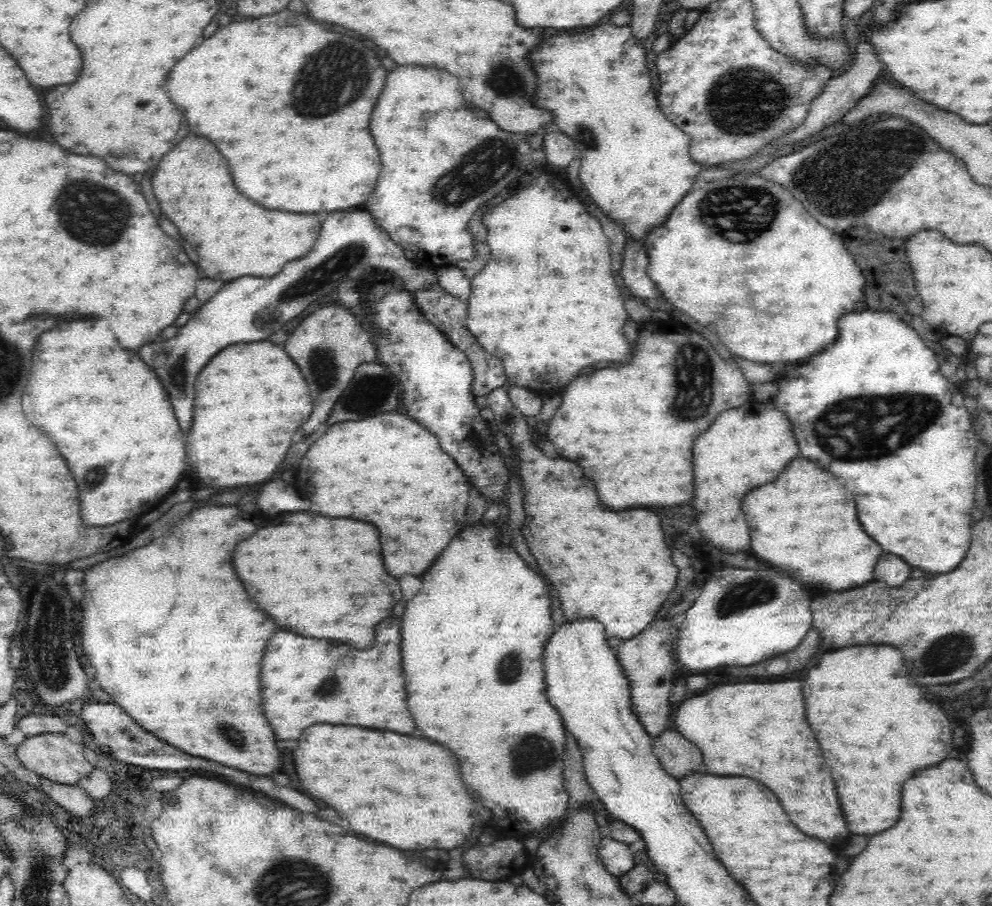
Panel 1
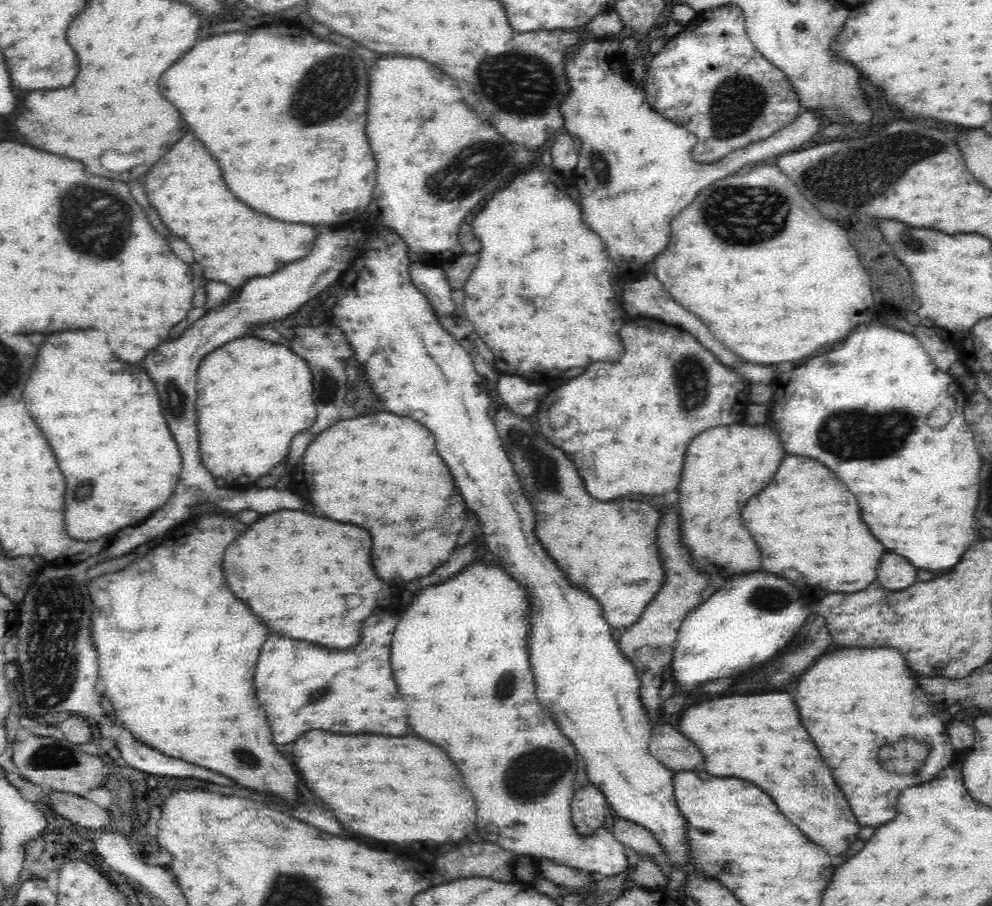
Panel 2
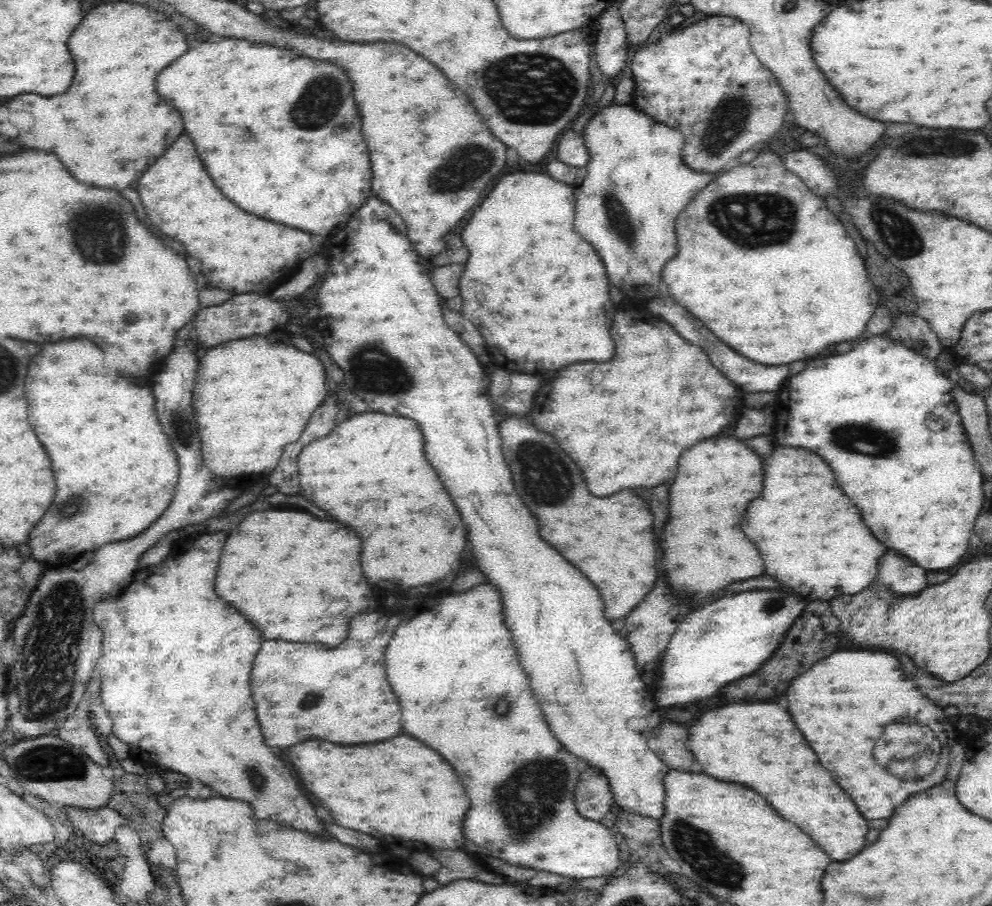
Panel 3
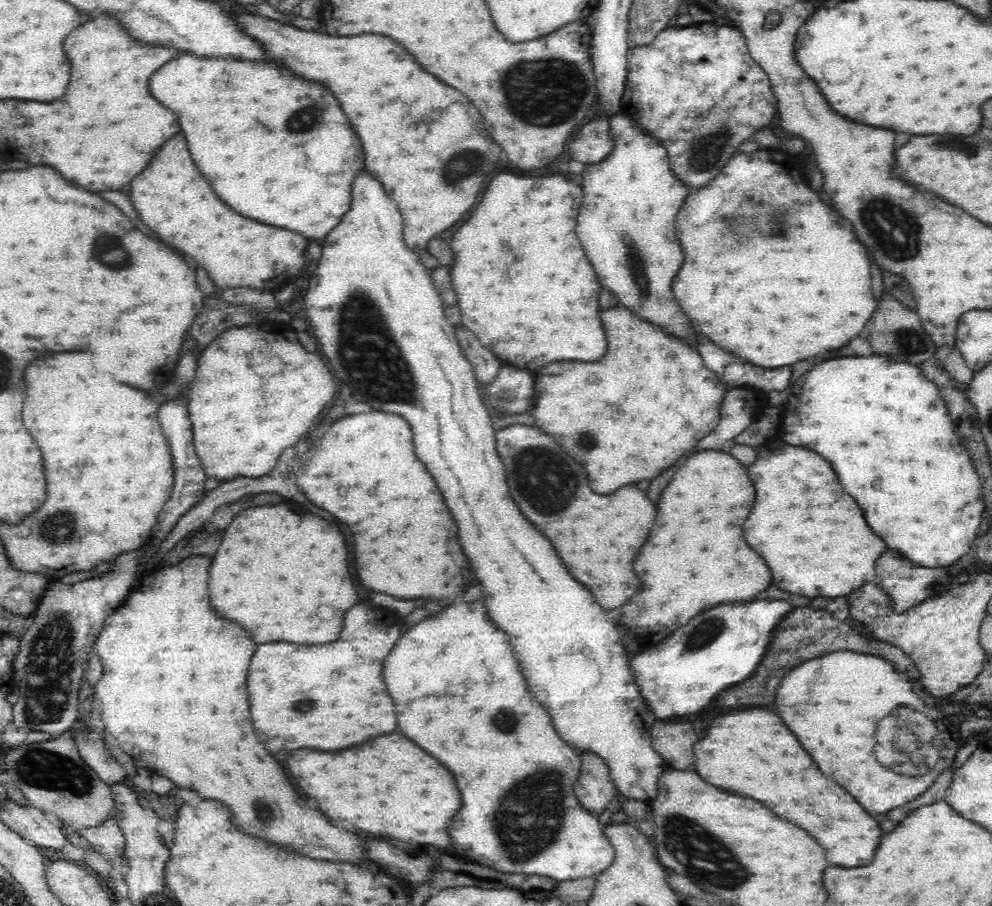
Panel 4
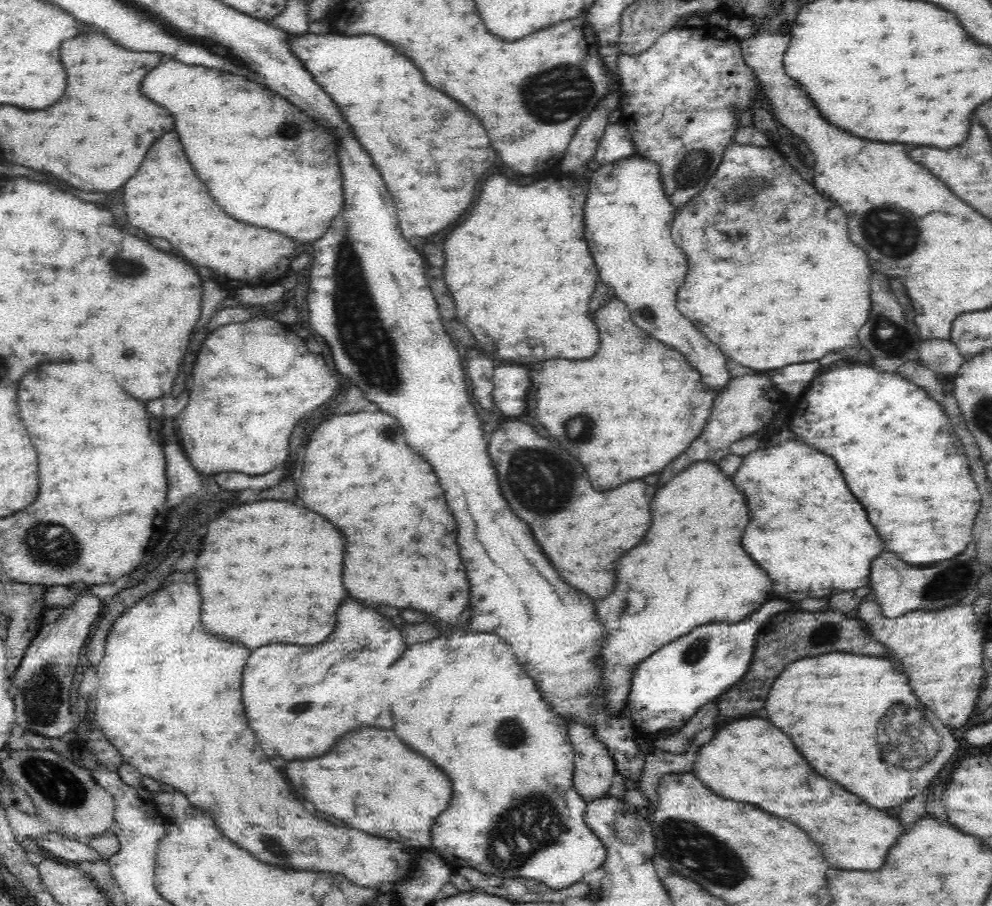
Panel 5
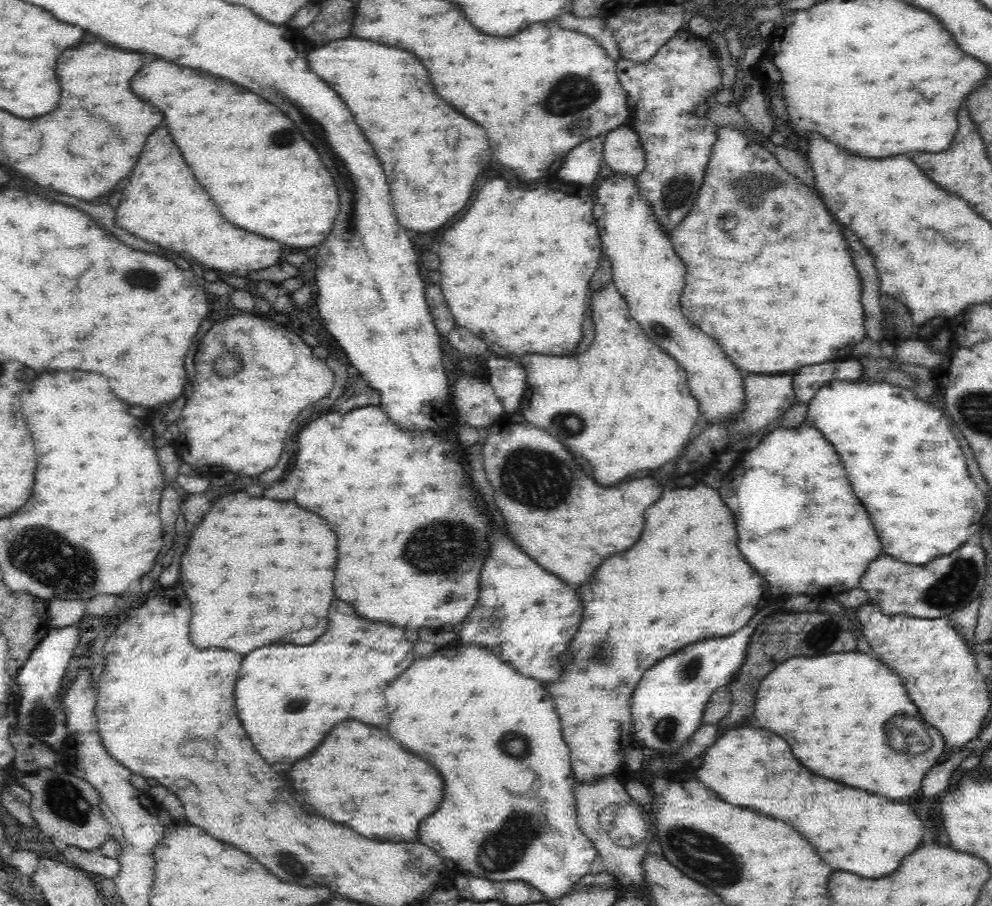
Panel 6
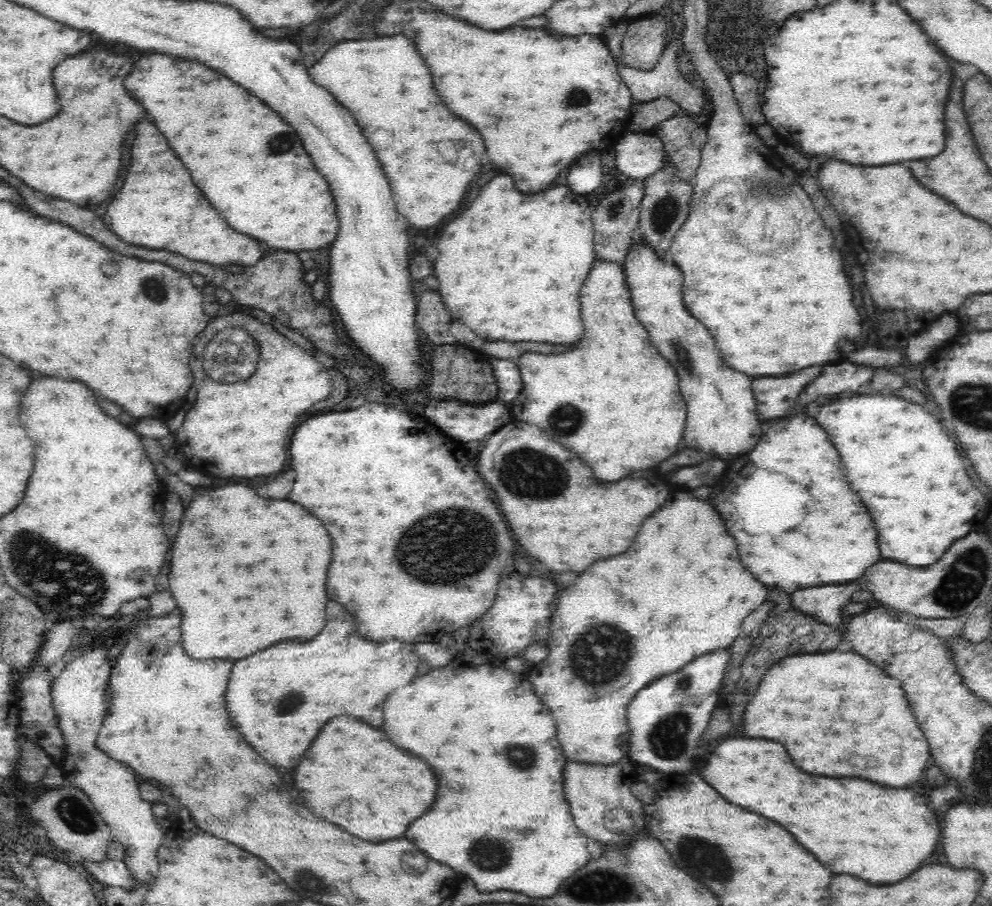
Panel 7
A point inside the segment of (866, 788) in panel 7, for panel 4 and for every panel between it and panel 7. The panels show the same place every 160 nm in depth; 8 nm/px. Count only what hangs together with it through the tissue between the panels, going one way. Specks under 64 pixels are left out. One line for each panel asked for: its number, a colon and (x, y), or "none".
4: (752, 753)
5: (750, 761)
6: (852, 830)

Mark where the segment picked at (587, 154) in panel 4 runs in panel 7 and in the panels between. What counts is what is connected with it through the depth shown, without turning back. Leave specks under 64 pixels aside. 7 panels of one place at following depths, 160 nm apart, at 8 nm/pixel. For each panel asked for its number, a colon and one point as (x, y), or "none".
5: (615, 144)
6: (621, 150)
7: (636, 155)

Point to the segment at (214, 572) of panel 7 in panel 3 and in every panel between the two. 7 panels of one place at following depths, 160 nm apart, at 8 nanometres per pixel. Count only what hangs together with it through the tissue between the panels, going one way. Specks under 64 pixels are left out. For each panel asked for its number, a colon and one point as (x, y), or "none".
3: (281, 569)
4: (276, 587)
5: (270, 572)
6: (247, 590)

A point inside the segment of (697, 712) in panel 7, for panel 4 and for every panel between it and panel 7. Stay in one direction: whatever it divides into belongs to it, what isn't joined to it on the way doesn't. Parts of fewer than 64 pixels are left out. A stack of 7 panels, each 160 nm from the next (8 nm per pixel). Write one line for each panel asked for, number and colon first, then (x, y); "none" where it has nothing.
4: (681, 674)
5: (667, 688)
6: (667, 704)

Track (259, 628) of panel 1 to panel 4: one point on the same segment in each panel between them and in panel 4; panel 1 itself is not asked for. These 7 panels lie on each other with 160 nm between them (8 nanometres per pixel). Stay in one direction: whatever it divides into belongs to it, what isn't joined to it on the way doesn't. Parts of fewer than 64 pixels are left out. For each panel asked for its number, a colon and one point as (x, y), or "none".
2: (177, 650)
3: (175, 662)
4: (174, 685)

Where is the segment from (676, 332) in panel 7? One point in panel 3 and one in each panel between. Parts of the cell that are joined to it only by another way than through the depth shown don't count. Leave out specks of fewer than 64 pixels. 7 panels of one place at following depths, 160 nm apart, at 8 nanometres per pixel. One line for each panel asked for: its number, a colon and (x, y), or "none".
3: (637, 162)
4: (626, 224)
5: (628, 217)
6: (647, 272)

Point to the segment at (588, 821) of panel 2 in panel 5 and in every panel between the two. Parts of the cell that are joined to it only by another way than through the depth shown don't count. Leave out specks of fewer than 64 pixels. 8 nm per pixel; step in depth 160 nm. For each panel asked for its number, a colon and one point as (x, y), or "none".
3: (593, 796)
4: (594, 788)
5: (594, 769)

